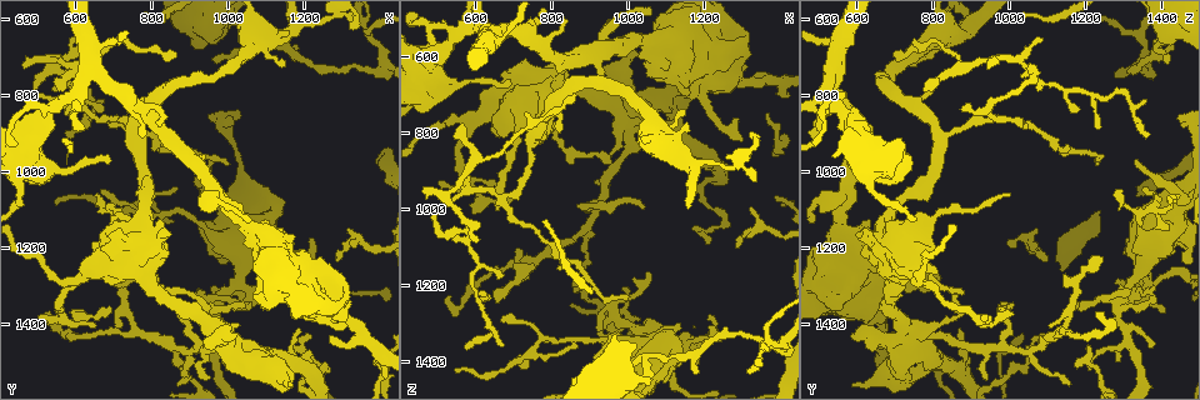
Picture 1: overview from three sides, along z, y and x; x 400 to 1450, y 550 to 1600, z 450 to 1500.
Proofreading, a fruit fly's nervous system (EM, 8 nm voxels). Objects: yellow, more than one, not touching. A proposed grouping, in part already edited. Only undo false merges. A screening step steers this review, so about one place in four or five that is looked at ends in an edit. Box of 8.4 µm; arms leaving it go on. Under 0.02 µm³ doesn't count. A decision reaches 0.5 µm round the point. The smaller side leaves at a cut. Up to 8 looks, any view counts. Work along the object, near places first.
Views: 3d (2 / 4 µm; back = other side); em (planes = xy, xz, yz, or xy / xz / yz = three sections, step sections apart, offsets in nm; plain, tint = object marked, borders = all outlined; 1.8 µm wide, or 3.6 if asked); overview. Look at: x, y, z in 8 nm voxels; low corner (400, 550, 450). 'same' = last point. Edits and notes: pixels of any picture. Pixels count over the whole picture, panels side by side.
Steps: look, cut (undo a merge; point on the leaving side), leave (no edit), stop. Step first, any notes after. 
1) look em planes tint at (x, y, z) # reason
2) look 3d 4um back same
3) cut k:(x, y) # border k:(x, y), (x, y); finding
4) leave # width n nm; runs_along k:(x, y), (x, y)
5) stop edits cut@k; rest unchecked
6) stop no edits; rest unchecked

look 3d 2um back at (1205, 710, 1360) # a narrow waist

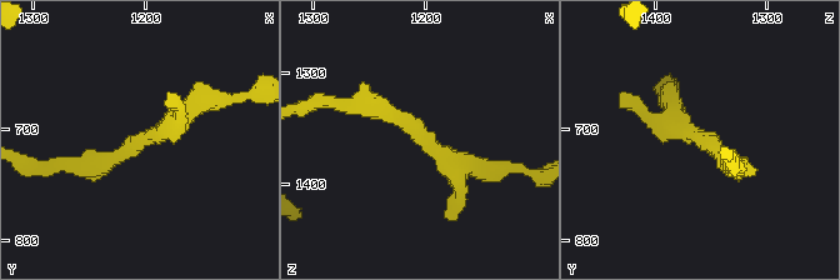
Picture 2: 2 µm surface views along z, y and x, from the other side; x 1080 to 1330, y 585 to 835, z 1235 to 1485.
look em planes tint at (1208, 708, 1354) # shape alone is not enough

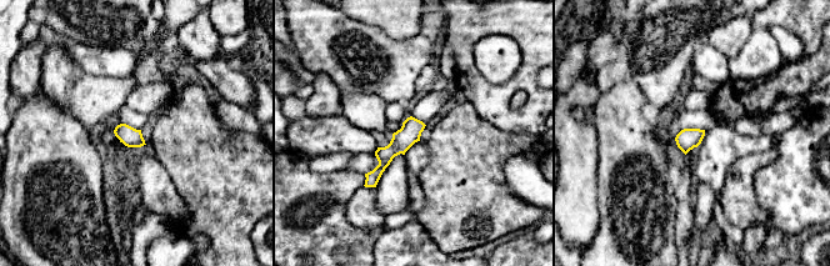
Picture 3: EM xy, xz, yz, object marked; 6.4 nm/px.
leave # width 130 nm; runs_along 3:(419, 124), (384, 159), (368, 184); continuous, no second neuron

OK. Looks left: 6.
look 3d 4um at (1030, 1295, 1320) # thin arm on a thick one

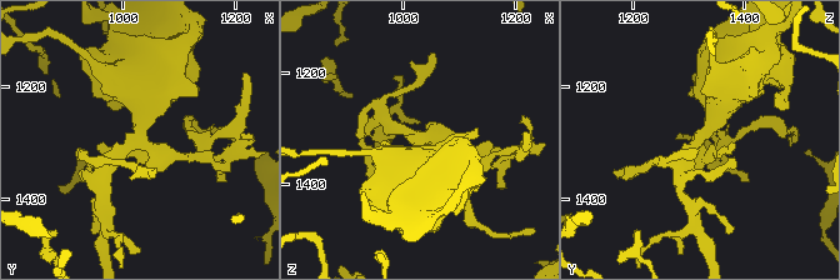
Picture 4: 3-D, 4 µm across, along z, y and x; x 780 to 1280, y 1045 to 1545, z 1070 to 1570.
look em planes plain at (1030, 1295, 1325) # now the EM

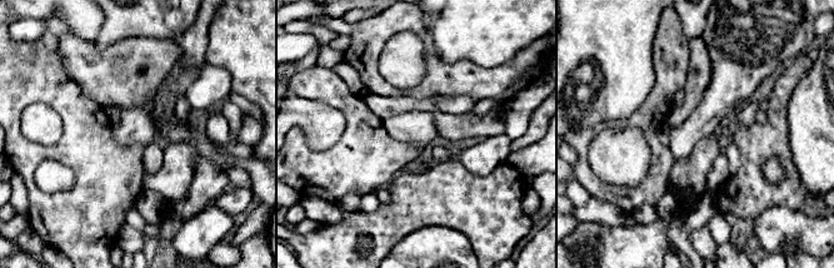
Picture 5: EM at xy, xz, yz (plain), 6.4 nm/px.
look em planes borders same

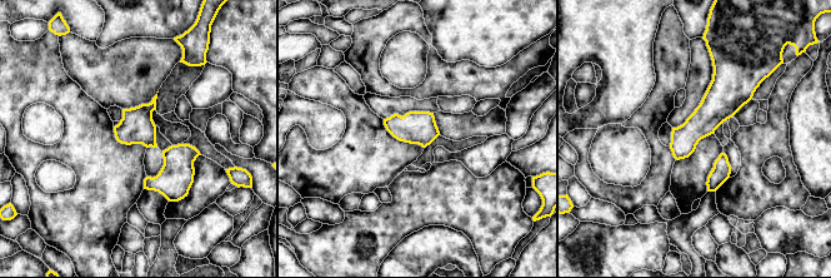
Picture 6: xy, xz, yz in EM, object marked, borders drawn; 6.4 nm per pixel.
leave # continuous, no second neuron

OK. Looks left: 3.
look 3d 4um back at (1190, 1275, 585) # abrupt turn

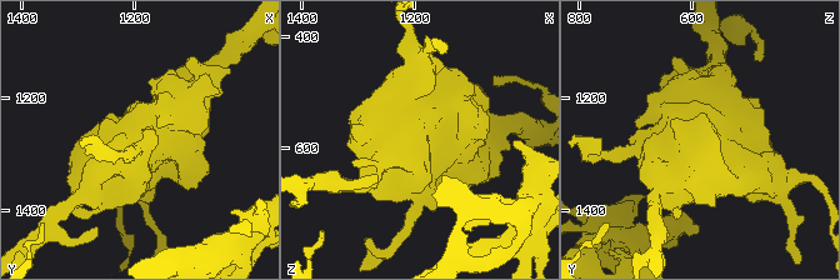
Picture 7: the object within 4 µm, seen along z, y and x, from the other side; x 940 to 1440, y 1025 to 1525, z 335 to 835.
look em 3.6um xz step 16 tint same

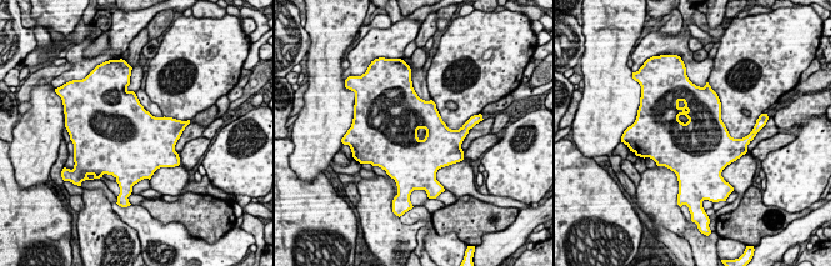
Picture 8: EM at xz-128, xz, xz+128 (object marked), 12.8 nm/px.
look em 3.6um planes tint same

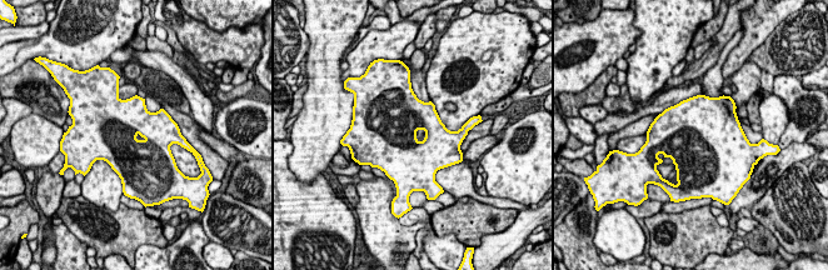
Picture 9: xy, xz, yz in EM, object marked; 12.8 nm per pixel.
leave # width 900 nm; continuous, no second neuron

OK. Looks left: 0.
stop no edits; rest unchecked

